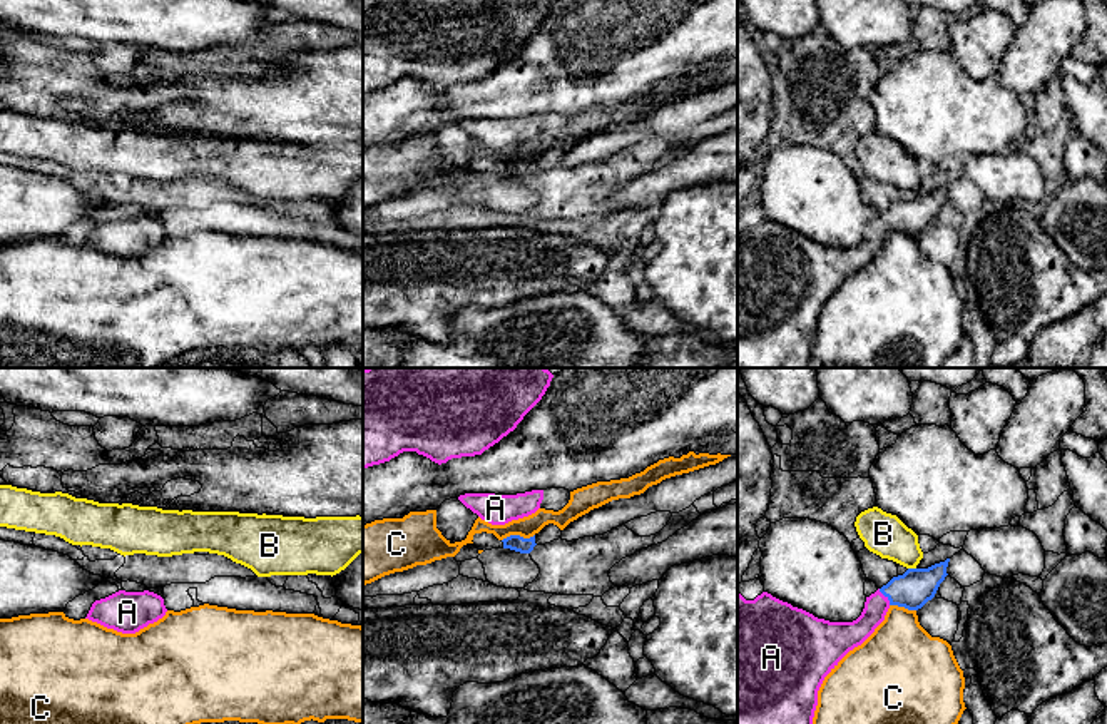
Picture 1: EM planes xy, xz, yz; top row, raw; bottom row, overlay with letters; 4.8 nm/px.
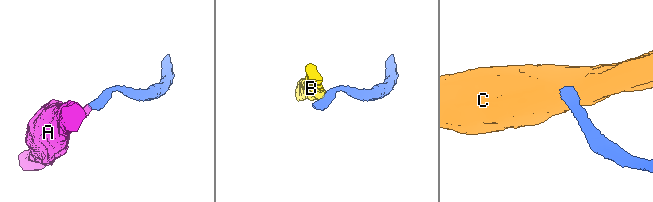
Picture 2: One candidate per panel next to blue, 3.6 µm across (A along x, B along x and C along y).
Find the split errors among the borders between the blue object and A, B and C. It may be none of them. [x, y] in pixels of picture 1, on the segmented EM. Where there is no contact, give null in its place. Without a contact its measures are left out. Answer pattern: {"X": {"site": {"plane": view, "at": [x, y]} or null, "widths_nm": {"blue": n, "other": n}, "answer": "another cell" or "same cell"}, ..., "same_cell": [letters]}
{"A": {"site": {"plane": "yz", "at": [885, 596]}, "widths_nm": {"blue": 180, "other": 130}, "answer": "same cell"}, "B": {"site": {"plane": "yz", "at": [912, 569]}, "widths_nm": {"blue": 180, "other": 200}, "answer": "another cell"}, "C": {"site": {"plane": "xz", "at": [517, 535]}, "widths_nm": {"blue": 80, "other": 100}, "answer": "another cell"}, "same_cell": ["A"]}

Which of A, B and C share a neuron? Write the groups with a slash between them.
A / B / C

